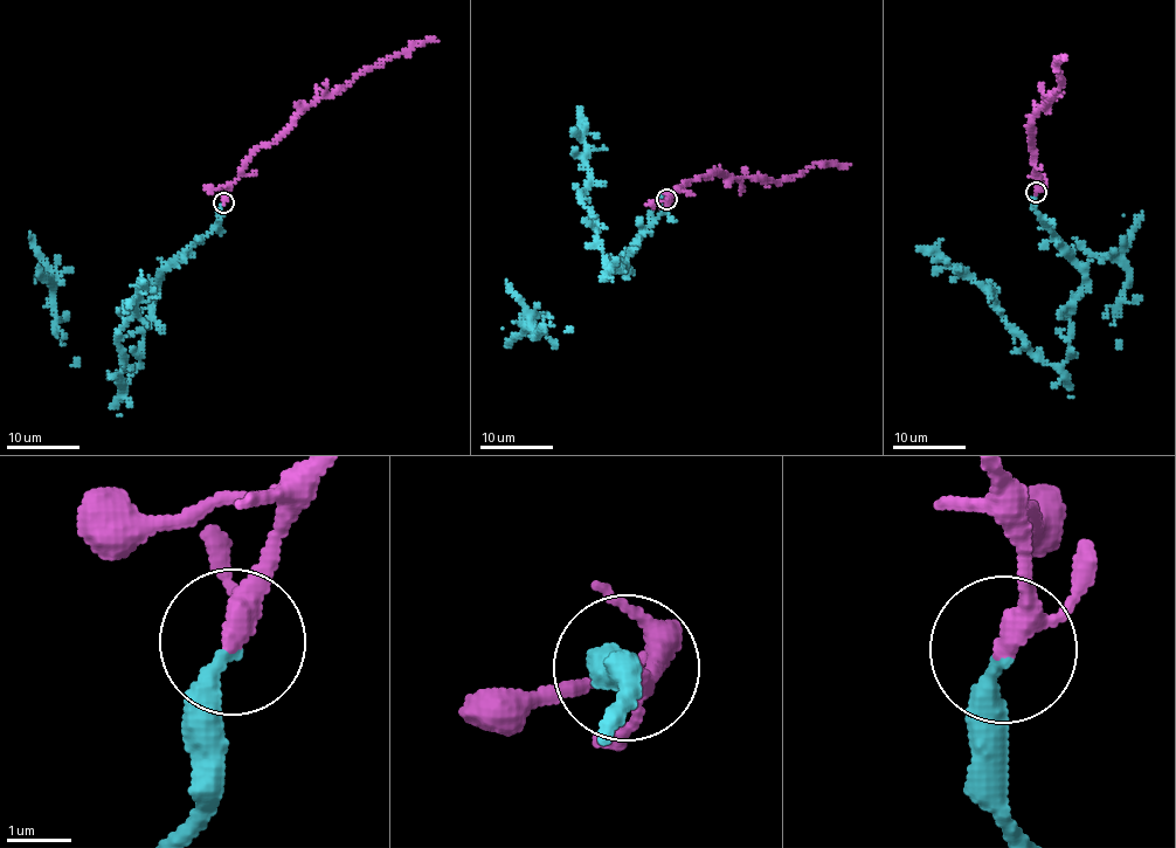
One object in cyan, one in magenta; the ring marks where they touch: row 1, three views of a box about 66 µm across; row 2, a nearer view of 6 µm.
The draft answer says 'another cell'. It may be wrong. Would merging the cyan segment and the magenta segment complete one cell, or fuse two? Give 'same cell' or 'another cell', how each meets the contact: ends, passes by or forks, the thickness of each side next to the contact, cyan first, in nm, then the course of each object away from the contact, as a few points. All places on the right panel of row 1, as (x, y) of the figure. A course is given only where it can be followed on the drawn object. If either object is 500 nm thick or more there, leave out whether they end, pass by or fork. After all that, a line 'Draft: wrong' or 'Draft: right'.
same cell; cyan ends there; magenta passes by; 280 nm thick on the cyan side, 280 nm on the other; cyan runs (1037, 193), (1038, 215), (1085, 282), (1071, 315), (1069, 359), (1059, 365), (1035, 354), (989, 291), (915, 246); magenta runs (1037, 192), (1037, 154), (1031, 138), (1033, 115), (1060, 83), (1062, 75), (1055, 66), (1064, 60)
Draft: wrong

